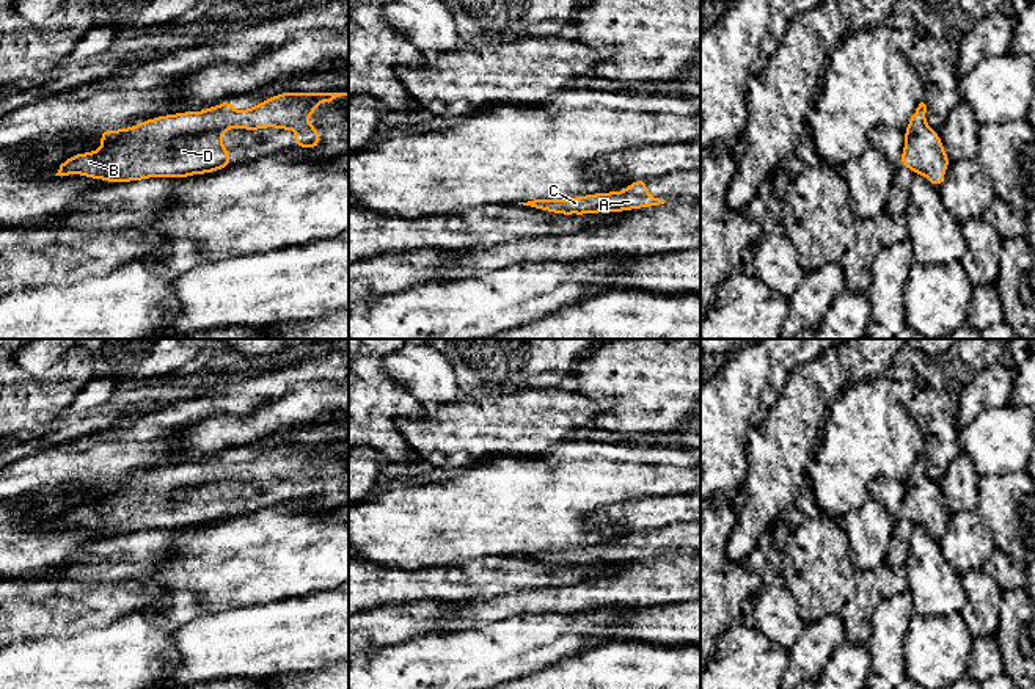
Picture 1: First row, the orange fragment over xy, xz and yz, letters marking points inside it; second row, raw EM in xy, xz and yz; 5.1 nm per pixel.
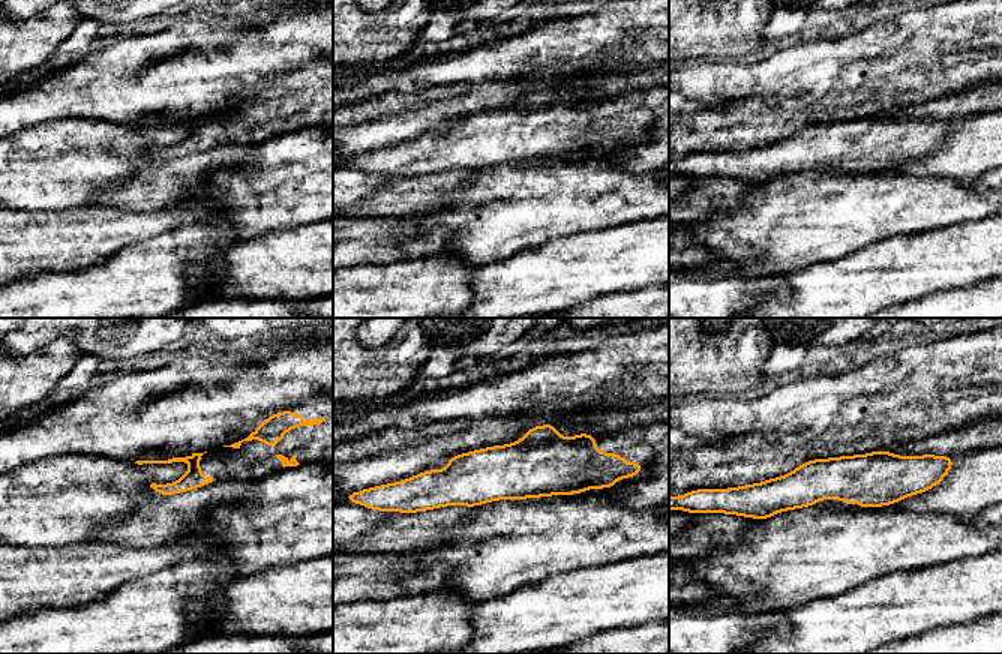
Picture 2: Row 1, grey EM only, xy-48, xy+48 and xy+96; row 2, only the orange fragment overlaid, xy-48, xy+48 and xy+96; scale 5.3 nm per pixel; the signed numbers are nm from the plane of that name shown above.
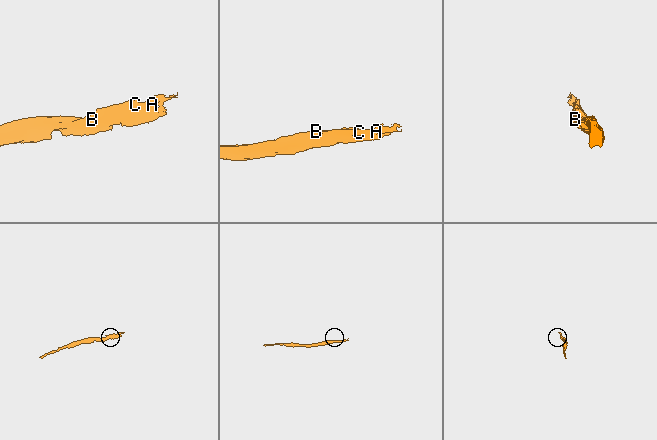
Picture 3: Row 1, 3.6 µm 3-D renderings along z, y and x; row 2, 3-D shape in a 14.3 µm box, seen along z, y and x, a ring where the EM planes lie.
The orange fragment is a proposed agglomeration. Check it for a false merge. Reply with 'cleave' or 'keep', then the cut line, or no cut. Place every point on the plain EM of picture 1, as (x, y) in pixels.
keep; cut none

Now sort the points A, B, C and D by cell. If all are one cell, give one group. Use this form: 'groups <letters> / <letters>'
groups A B C D

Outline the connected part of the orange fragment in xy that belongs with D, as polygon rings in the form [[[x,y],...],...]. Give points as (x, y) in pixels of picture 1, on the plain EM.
[[[281,444],[253,460],[234,463],[232,452],[203,463],[146,471],[127,480],[99,485],[102,499],[71,507],[55,527],[82,526],[110,535],[149,529],[190,529],[231,518],[221,488],[228,480],[261,482],[276,479],[295,487],[295,499],[319,501],[320,487],[306,469],[314,460],[349,444]]]

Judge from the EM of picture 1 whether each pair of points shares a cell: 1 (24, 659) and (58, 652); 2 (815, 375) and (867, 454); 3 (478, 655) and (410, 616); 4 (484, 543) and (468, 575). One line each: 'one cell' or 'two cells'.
1: one cell
2: two cells
3: two cells
4: two cells

